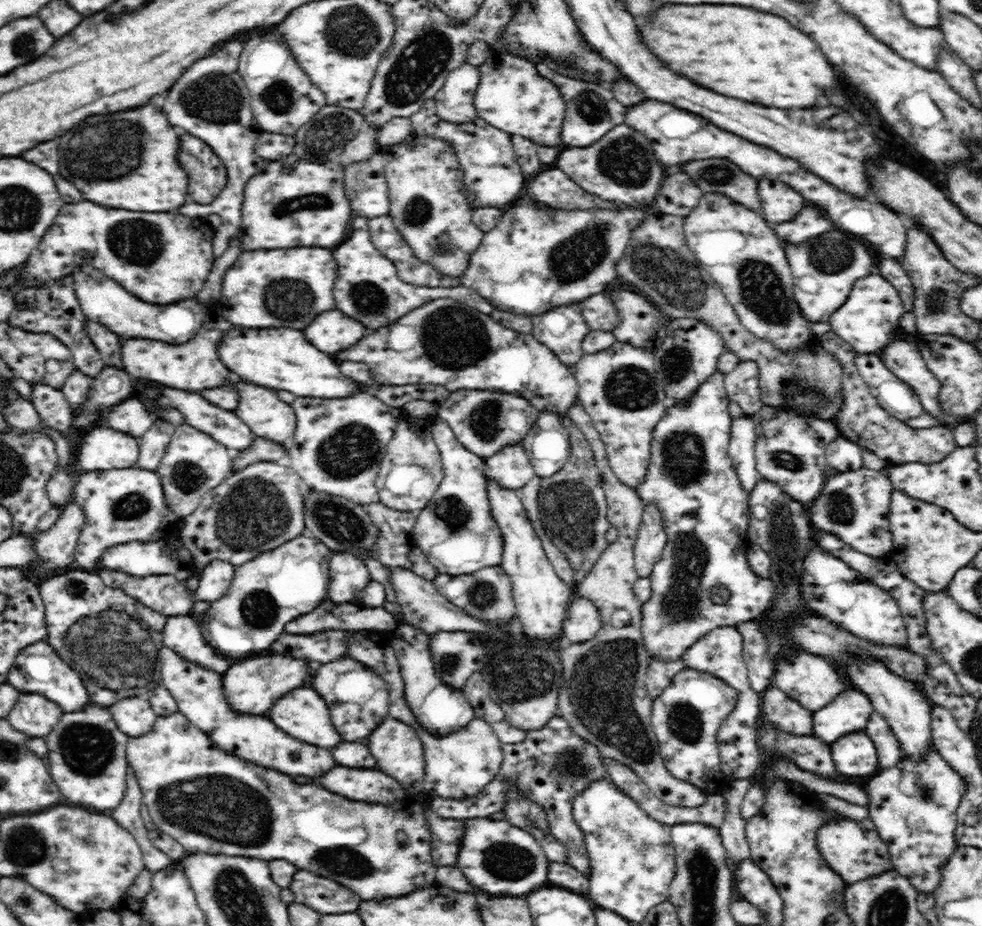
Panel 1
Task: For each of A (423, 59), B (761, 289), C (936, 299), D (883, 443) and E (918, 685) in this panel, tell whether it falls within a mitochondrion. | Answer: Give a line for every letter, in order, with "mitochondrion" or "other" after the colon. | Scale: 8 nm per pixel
A: mitochondrion
B: mitochondrion
C: mitochondrion
D: other
E: other

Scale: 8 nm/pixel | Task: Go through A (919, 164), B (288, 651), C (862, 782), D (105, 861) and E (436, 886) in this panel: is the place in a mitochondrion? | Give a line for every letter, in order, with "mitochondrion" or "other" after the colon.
A: other
B: other
C: other
D: other
E: other

